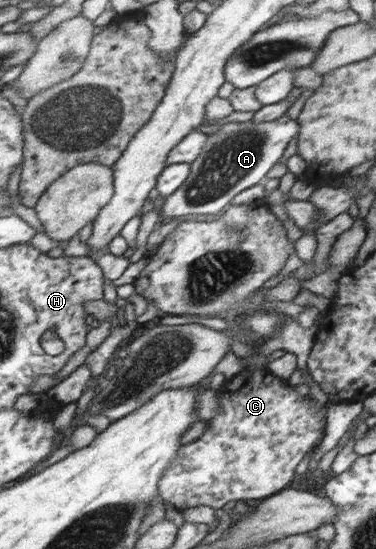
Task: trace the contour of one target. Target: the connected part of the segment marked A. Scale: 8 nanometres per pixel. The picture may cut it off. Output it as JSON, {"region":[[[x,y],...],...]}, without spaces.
{"region":[[[282,114],[276,120],[267,122],[254,123],[252,120],[246,122],[227,122],[220,126],[218,132],[207,135],[207,141],[204,142],[198,157],[191,164],[191,170],[188,172],[186,179],[170,194],[163,197],[158,203],[159,215],[161,217],[180,217],[180,215],[216,215],[224,205],[230,203],[230,199],[244,191],[247,187],[256,185],[266,171],[280,159],[284,153],[284,147],[288,141],[299,133],[299,123],[296,120],[290,120],[288,115]]]}

